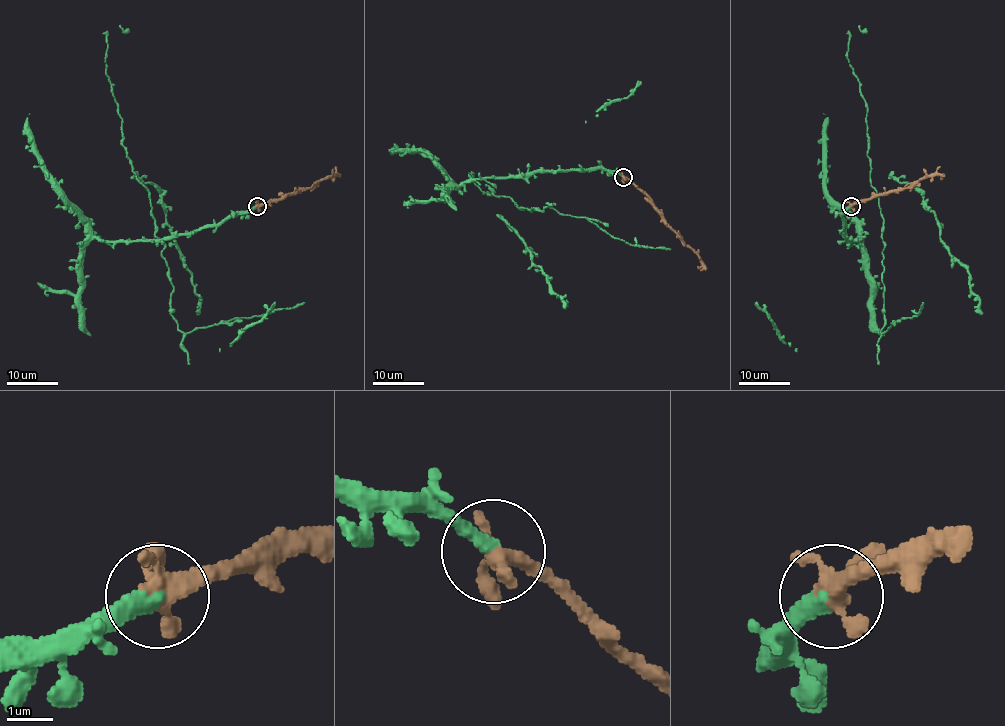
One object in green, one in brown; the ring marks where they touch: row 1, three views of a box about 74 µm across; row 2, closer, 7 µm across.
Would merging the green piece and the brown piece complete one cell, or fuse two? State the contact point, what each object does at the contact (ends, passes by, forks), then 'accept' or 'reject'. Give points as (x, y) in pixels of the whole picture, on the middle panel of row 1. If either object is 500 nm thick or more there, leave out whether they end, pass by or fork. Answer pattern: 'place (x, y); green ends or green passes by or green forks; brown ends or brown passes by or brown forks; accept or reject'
place (623, 177); green ends; brown forks; accept

